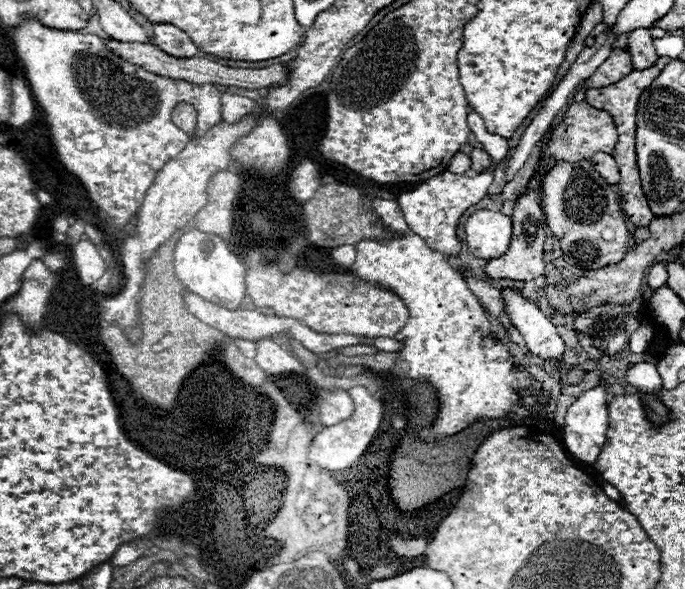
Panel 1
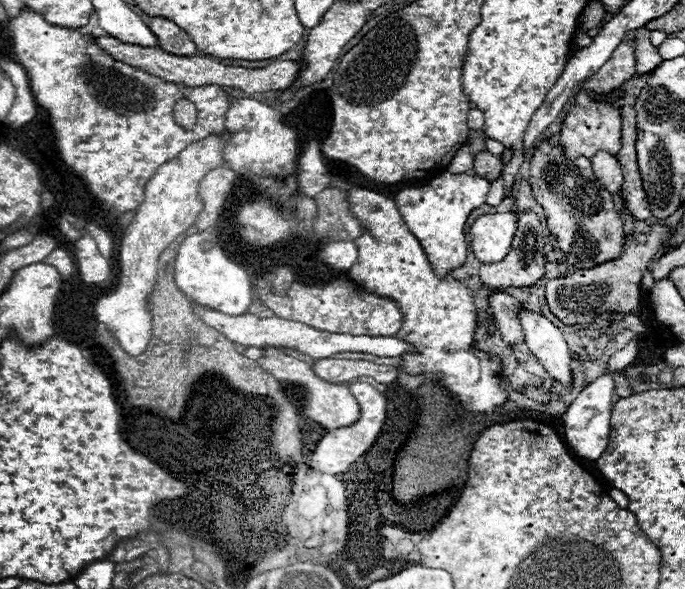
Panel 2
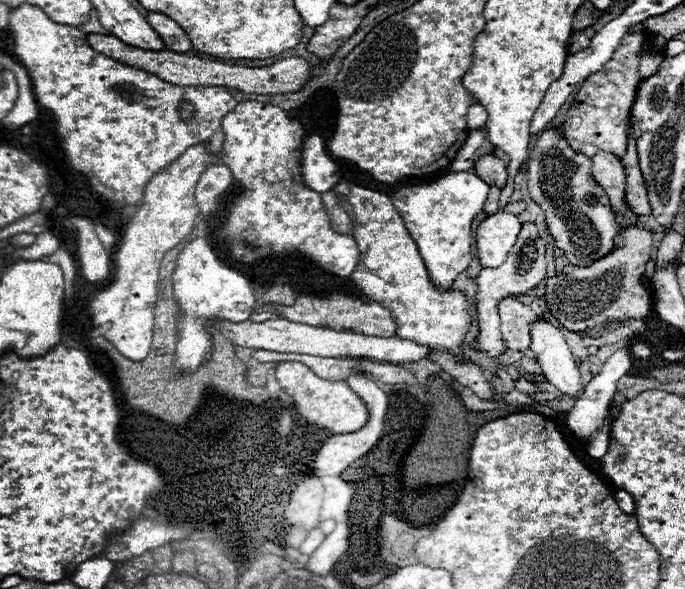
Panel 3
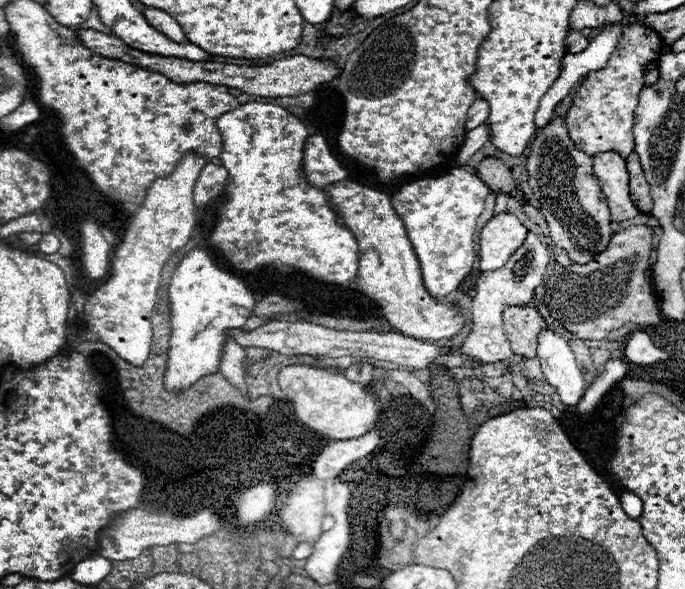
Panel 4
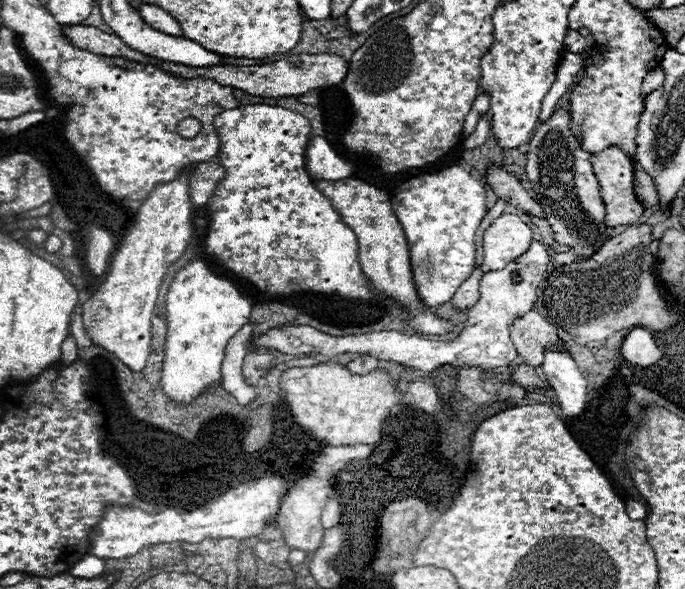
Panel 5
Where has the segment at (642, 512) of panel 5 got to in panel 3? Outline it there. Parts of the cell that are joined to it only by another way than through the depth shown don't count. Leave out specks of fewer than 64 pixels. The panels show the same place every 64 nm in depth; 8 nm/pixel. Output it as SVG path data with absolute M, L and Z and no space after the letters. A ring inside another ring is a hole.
M616 490L616 492L614 492L614 498L616 498L618 506L620 506L626 514L634 514L634 500L632 500L632 496L630 496L628 492Z

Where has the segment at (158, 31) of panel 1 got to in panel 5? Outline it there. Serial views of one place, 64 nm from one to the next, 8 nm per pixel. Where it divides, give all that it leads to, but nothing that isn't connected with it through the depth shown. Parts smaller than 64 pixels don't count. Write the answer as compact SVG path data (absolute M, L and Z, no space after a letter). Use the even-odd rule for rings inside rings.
M142 4L138 10L140 10L140 16L144 18L144 22L148 22L148 26L152 26L154 30L164 30L164 34L172 34L172 36L182 34L180 24L166 10L152 6L152 4Z

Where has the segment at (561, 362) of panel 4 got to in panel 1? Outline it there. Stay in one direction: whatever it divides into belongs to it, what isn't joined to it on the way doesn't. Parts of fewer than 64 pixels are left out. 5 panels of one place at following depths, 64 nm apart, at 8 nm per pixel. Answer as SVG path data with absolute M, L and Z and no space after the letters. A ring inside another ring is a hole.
M502 288L502 300L512 326L522 334L528 350L540 358L560 360L566 344L558 336L556 326L542 314L542 310L532 300L510 288Z

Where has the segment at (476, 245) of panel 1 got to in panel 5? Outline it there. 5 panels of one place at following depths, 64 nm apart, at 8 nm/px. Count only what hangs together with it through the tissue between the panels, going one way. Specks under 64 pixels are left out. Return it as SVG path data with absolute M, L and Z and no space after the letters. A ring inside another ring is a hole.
M502 214L496 218L482 236L484 262L482 272L502 270L508 262L520 256L532 242L534 234L528 224L522 222L516 214Z

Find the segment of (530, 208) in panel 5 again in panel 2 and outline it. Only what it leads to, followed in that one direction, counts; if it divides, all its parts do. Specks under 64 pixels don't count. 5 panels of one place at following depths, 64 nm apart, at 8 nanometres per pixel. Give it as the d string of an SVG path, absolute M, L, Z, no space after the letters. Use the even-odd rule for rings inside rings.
M484 150L484 152L478 152L474 156L474 170L476 170L478 176L494 180L494 178L498 178L498 174L502 170L502 162L500 162L498 156Z

